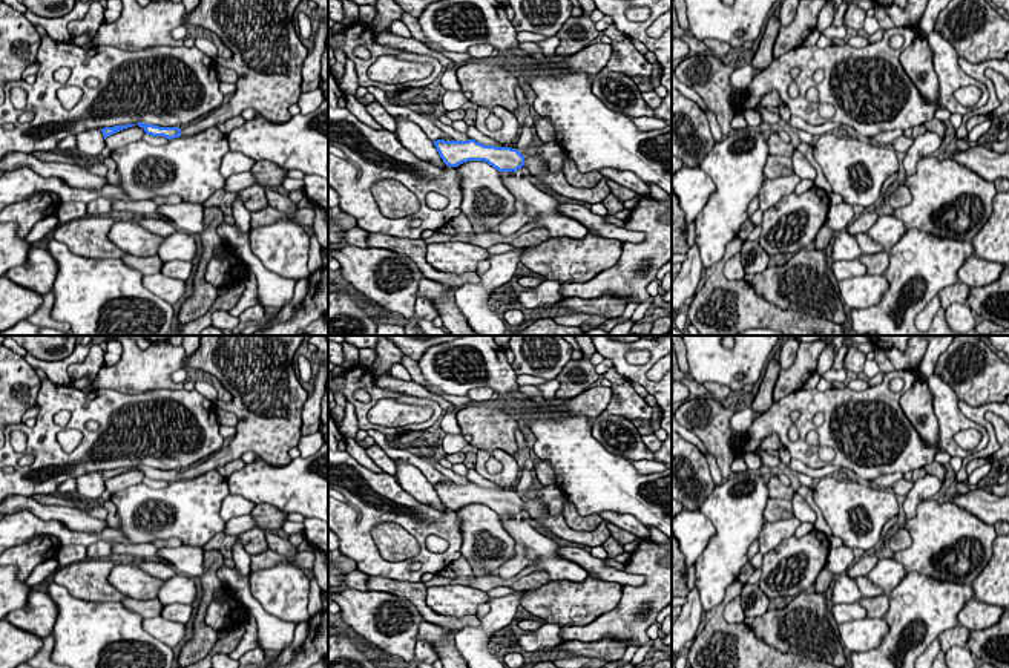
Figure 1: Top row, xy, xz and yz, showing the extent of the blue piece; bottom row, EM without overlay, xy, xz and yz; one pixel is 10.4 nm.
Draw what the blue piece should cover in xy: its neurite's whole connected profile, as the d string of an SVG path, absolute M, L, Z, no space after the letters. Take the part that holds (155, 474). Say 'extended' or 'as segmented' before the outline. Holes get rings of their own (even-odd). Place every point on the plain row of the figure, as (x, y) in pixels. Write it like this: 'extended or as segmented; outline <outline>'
extended; outline M201 336L198 349L184 362L184 369L202 369L215 375L232 394L225 411L238 417L236 434L224 447L202 463L190 466L184 472L159 470L136 466L146 478L173 483L190 480L209 470L216 470L245 452L253 452L270 466L287 466L291 461L288 450L297 447L302 437L302 409L308 398L307 391L297 380L293 357L305 336Z

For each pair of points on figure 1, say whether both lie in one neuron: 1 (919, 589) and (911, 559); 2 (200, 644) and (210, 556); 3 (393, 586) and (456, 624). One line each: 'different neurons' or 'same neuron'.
1: different neurons
2: same neuron
3: same neuron

